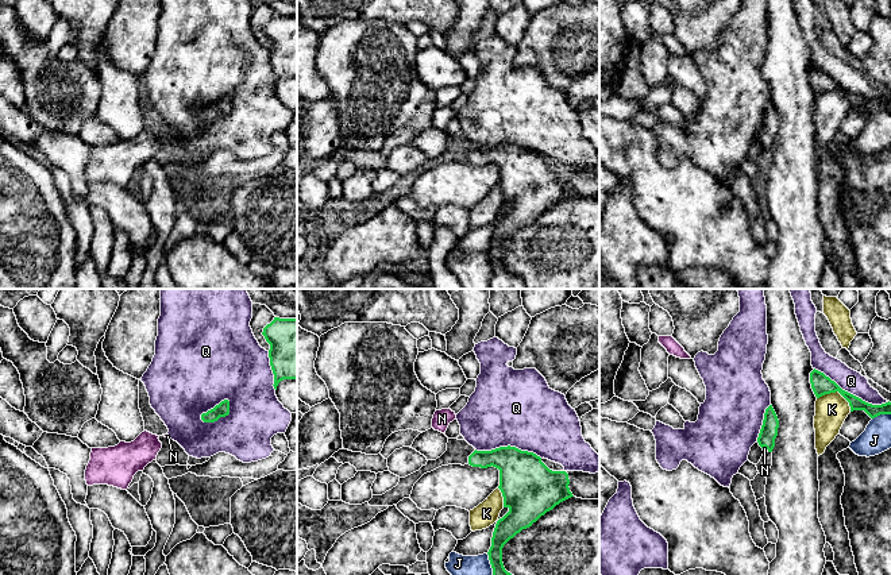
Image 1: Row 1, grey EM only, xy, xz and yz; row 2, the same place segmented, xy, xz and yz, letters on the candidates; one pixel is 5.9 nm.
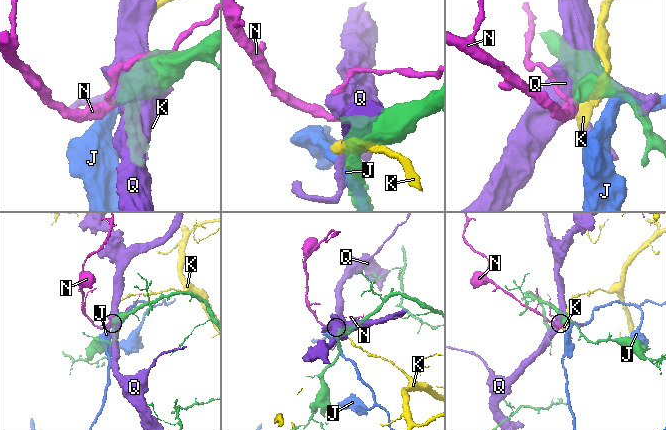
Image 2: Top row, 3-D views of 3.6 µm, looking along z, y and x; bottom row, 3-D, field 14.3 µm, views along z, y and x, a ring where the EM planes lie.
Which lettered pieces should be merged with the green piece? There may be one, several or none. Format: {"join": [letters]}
{"join": ["N"]}

